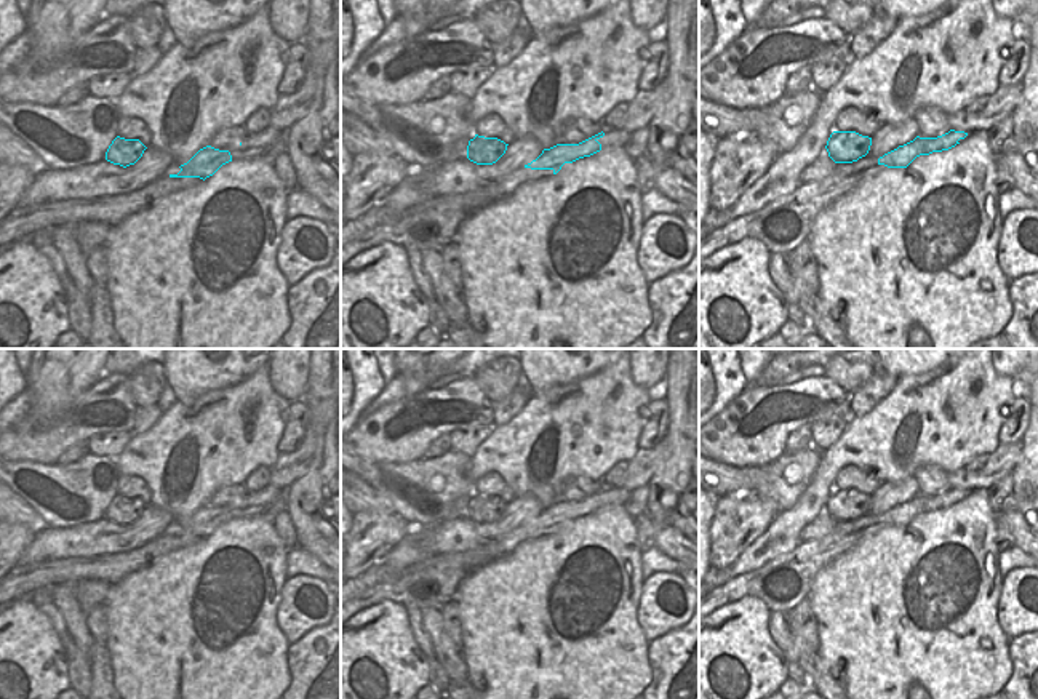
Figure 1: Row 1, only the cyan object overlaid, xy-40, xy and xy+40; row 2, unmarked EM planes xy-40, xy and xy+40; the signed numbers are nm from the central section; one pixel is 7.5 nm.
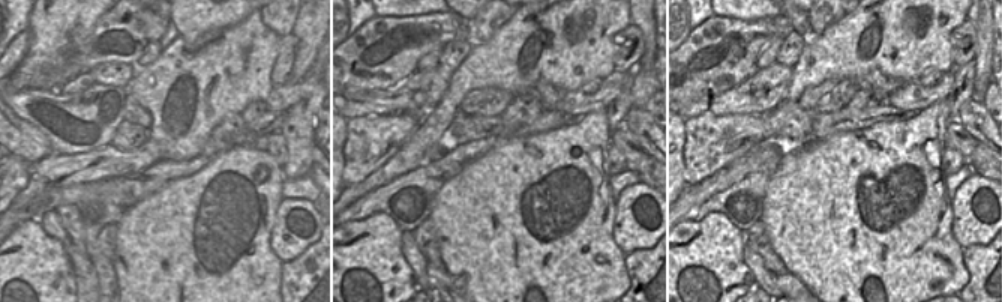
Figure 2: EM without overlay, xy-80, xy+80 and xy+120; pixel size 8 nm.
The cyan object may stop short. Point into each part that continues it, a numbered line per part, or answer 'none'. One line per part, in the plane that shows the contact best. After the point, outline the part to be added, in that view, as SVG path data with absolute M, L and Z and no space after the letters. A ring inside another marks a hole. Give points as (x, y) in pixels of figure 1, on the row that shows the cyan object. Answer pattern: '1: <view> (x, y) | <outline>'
none

